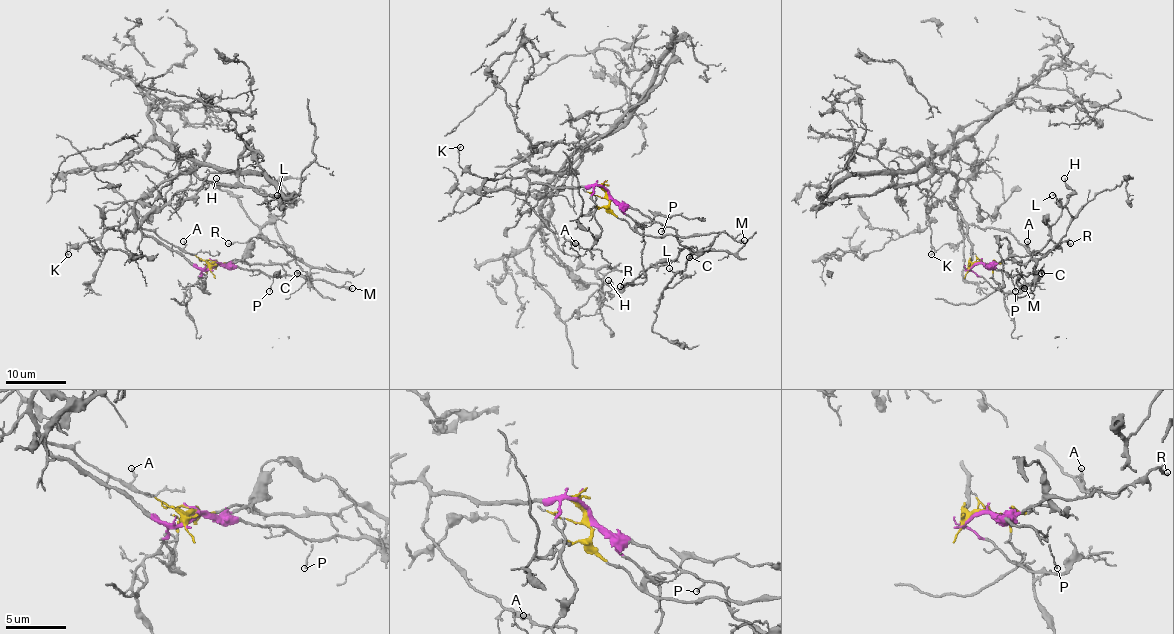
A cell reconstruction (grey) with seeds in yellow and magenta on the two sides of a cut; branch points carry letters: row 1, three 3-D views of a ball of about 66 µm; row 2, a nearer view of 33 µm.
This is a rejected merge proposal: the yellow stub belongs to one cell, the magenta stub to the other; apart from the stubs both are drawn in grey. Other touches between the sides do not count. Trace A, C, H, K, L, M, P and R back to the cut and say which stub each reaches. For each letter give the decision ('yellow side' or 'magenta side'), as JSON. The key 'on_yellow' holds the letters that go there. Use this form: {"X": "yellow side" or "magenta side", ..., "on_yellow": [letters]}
{"A": "magenta side", "C": "yellow side", "H": "yellow side", "K": "magenta side", "L": "yellow side", "M": "magenta side", "P": "magenta side", "R": "magenta side", "on_yellow": ["C", "H", "L"]}

